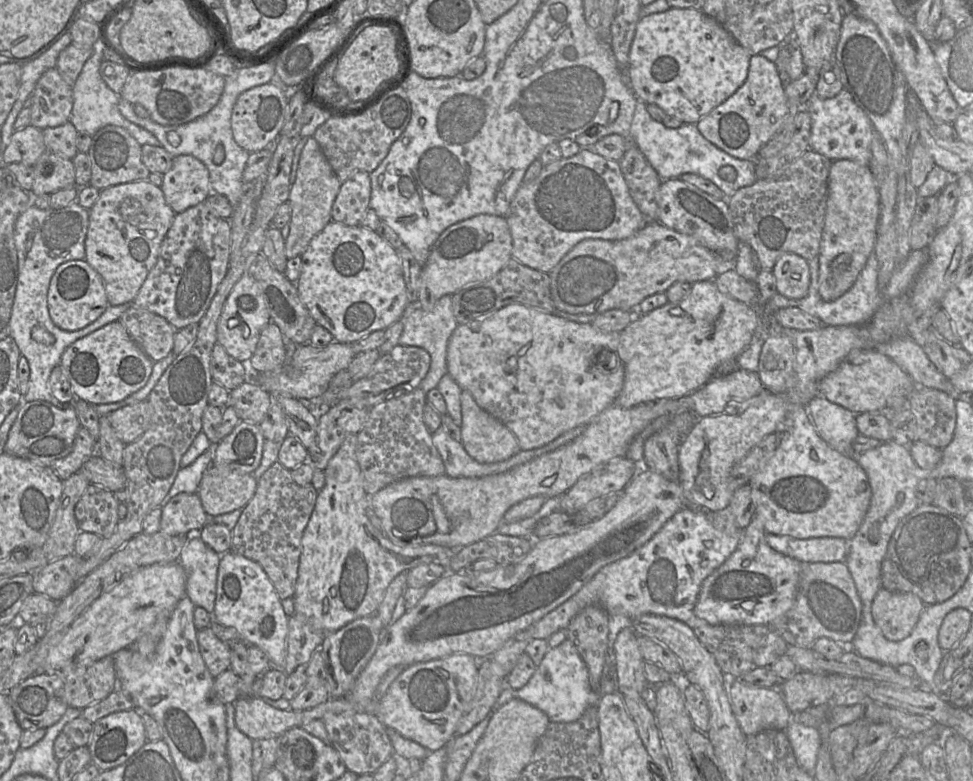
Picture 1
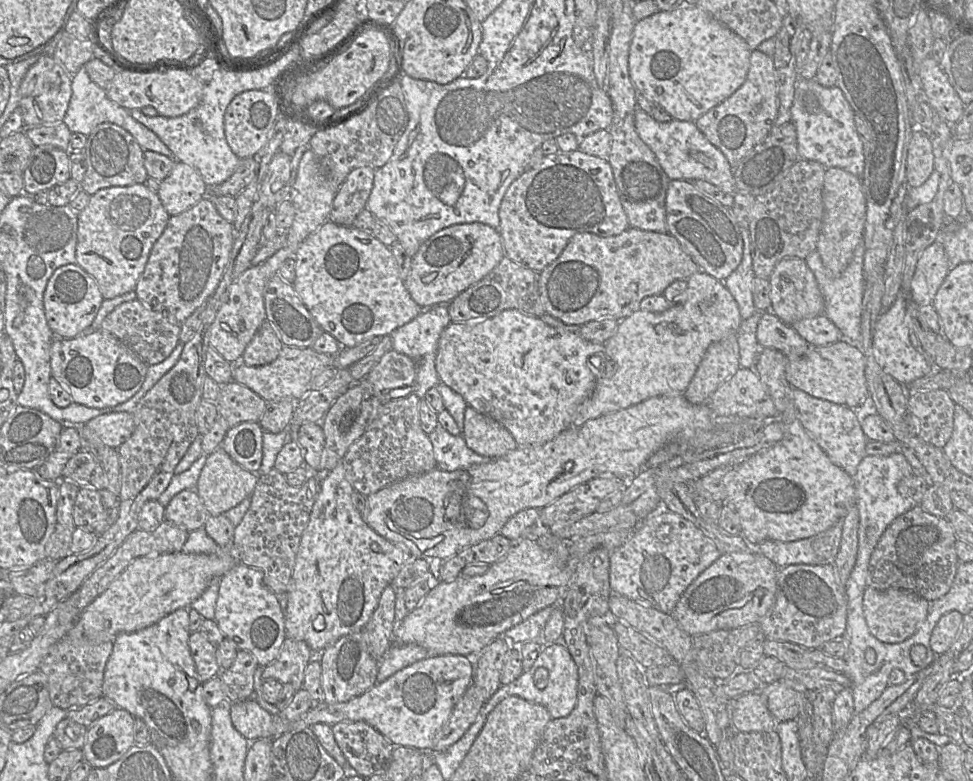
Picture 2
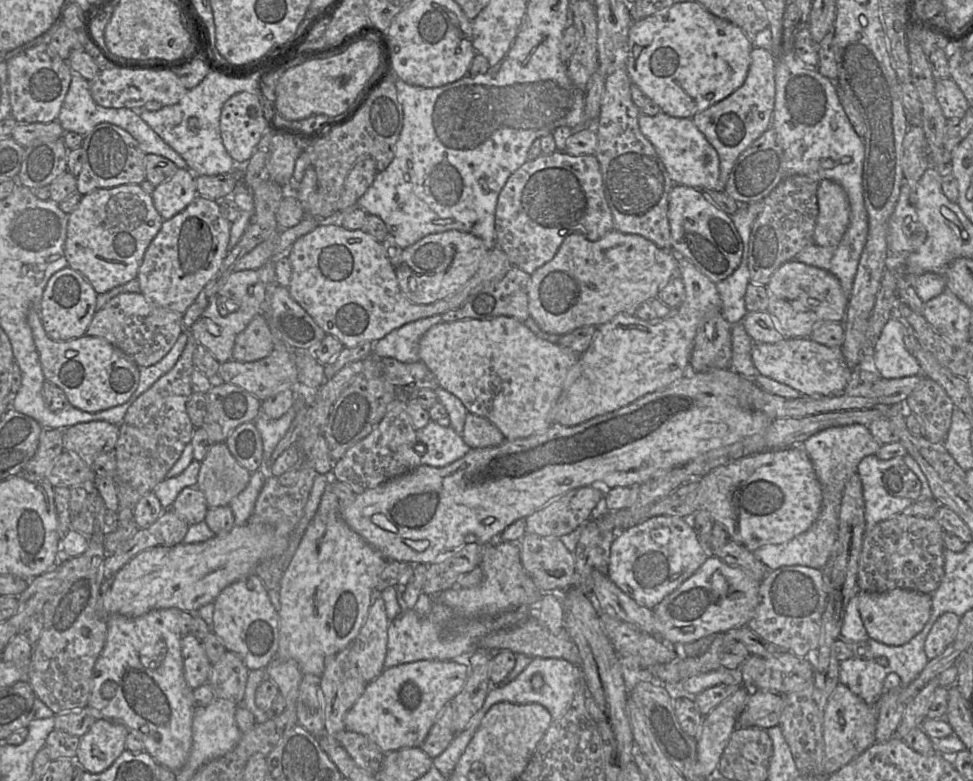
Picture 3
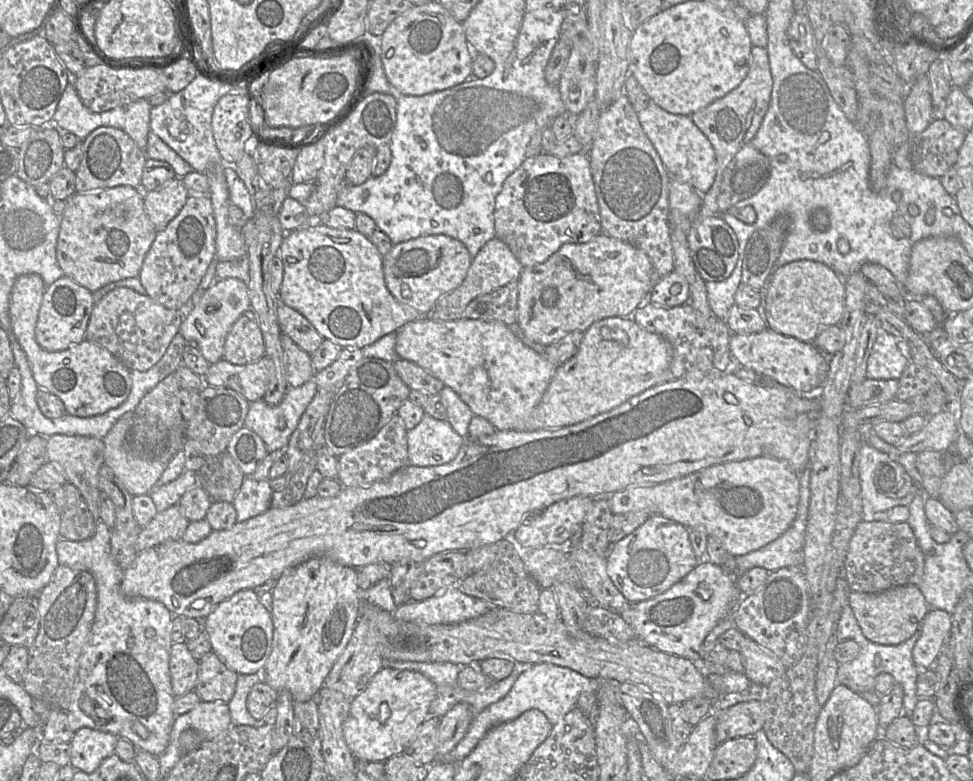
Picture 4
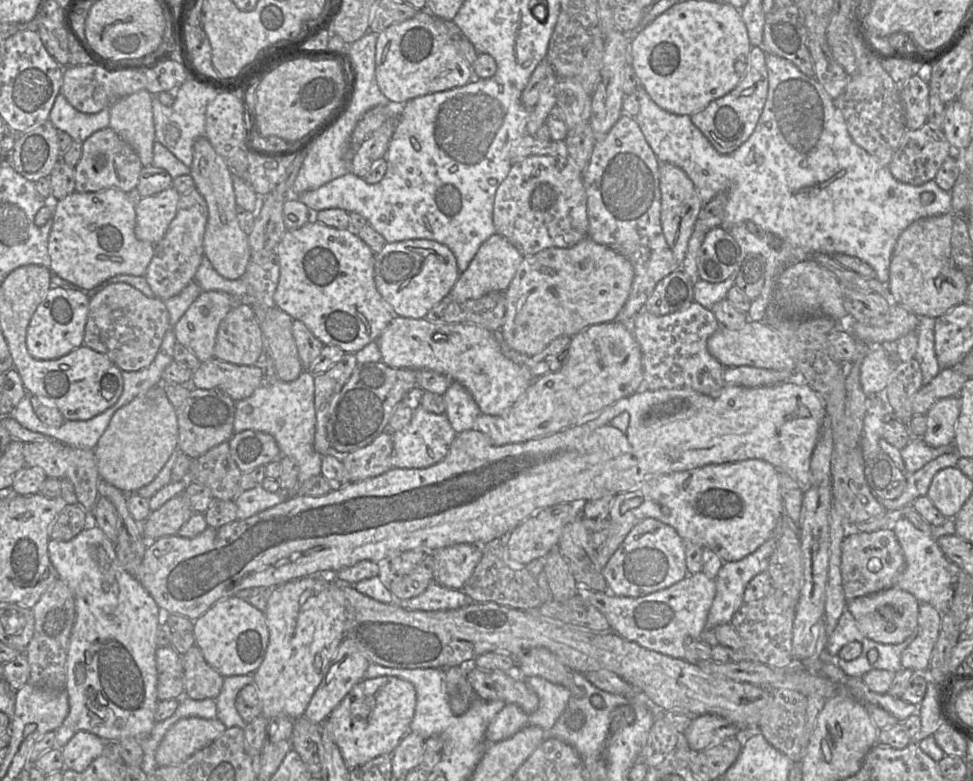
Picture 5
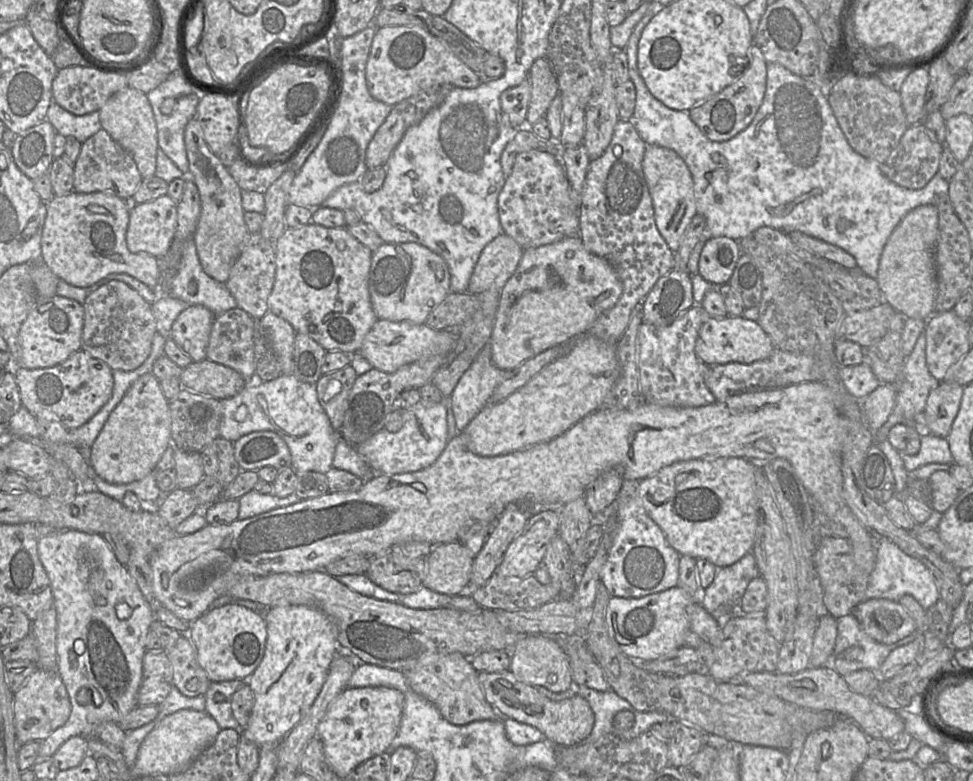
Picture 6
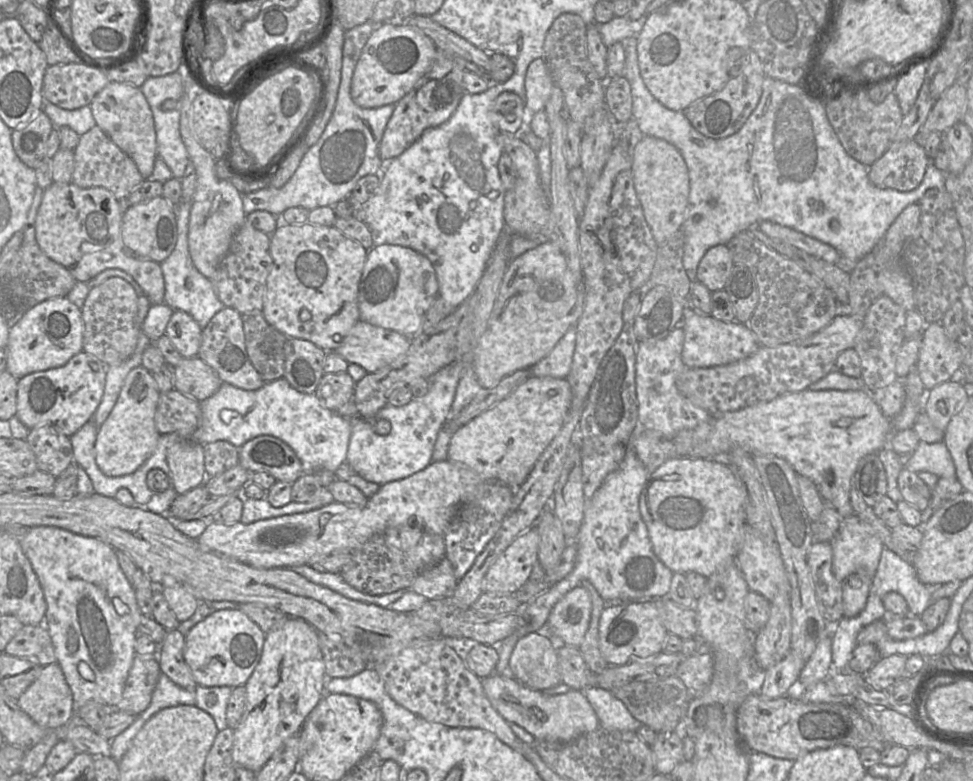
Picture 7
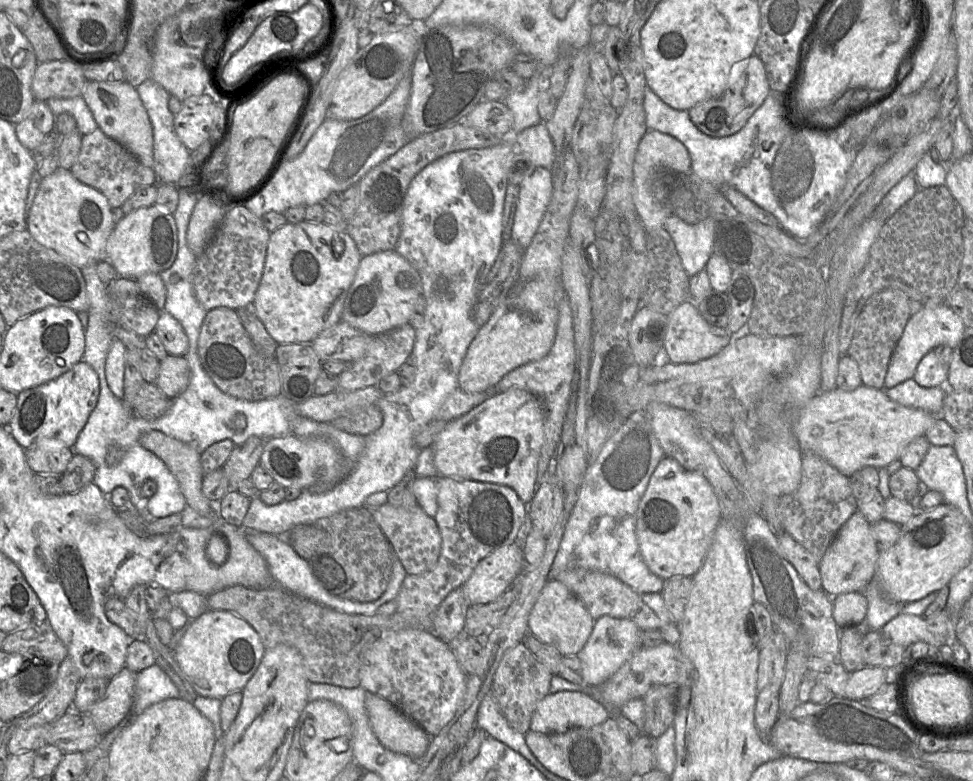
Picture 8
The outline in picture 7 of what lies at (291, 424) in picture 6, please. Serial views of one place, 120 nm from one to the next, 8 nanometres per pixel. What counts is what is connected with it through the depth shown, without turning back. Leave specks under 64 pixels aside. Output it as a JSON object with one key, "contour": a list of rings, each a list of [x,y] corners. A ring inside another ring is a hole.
{"contour":[[[281,377],[257,390],[244,390],[223,383],[210,397],[200,401],[201,424],[192,440],[207,444],[227,441],[238,449],[248,440],[271,435],[288,444],[300,459],[305,472],[334,473],[346,461],[353,417],[343,417],[323,407],[314,393],[302,393]]]}

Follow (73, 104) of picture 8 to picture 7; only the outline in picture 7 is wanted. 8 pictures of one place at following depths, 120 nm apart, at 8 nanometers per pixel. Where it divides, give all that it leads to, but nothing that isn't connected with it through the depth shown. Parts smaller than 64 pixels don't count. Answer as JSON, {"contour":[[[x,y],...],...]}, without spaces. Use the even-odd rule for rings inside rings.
{"contour":[[[44,102],[42,110],[55,127],[68,126],[79,136],[96,126],[90,106],[74,110],[62,109],[50,102]]]}

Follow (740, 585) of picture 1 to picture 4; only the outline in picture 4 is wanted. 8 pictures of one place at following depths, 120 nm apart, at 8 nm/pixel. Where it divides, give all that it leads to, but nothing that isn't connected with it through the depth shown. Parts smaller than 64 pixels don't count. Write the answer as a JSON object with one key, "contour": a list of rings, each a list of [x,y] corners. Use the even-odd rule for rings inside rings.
{"contour":[[[704,558],[666,592],[632,603],[621,616],[633,628],[638,639],[648,646],[690,660],[705,677],[723,675],[730,670],[709,660],[702,652],[702,645],[709,632],[734,612],[742,597],[735,577],[722,566]]]}

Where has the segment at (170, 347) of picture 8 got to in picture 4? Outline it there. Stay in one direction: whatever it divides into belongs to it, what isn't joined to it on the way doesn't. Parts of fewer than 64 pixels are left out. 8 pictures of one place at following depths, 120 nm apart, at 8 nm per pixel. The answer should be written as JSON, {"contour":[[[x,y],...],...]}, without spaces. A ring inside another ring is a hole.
{"contour":[[[238,278],[216,280],[193,302],[181,322],[179,333],[187,343],[195,344],[209,364],[223,359],[226,336],[235,321],[251,308],[248,286]]]}

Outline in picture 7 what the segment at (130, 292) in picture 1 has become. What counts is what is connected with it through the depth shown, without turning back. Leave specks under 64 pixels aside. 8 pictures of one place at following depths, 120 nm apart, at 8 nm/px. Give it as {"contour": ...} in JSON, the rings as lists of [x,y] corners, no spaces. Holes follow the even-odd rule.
{"contour":[[[53,182],[43,191],[41,204],[35,220],[35,238],[40,249],[51,260],[65,267],[78,282],[88,282],[106,269],[120,269],[129,274],[141,287],[151,303],[164,303],[164,277],[161,265],[151,259],[132,255],[121,238],[122,213],[119,200],[103,187],[80,188],[70,183]]]}

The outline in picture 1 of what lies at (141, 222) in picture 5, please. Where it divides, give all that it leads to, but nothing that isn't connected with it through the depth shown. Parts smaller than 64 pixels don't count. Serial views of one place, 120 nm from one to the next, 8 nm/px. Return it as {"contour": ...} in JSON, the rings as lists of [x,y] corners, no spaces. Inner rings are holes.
{"contour":[[[192,155],[173,158],[160,188],[176,214],[206,201],[212,193],[207,167]]]}

